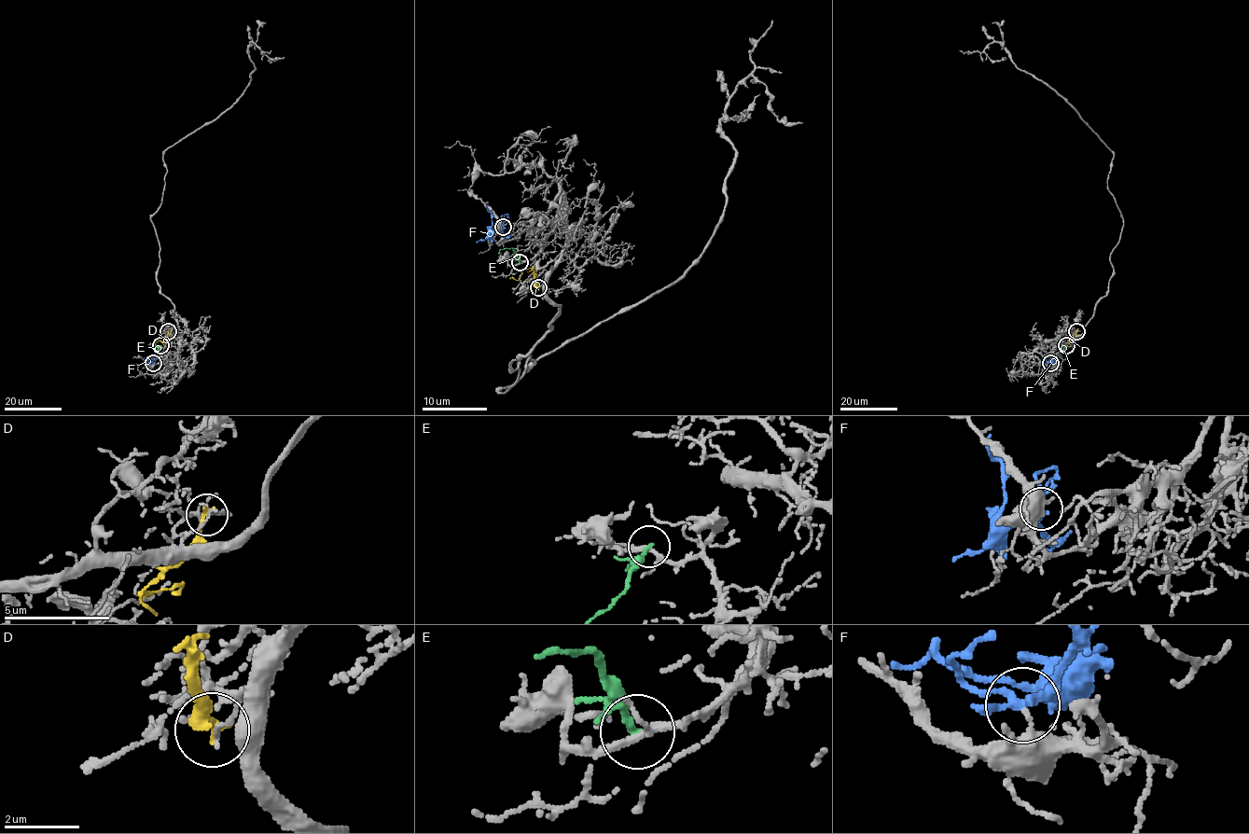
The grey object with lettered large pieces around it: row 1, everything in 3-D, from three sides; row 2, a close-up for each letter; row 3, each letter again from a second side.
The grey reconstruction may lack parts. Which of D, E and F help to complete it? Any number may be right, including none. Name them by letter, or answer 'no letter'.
no letter

